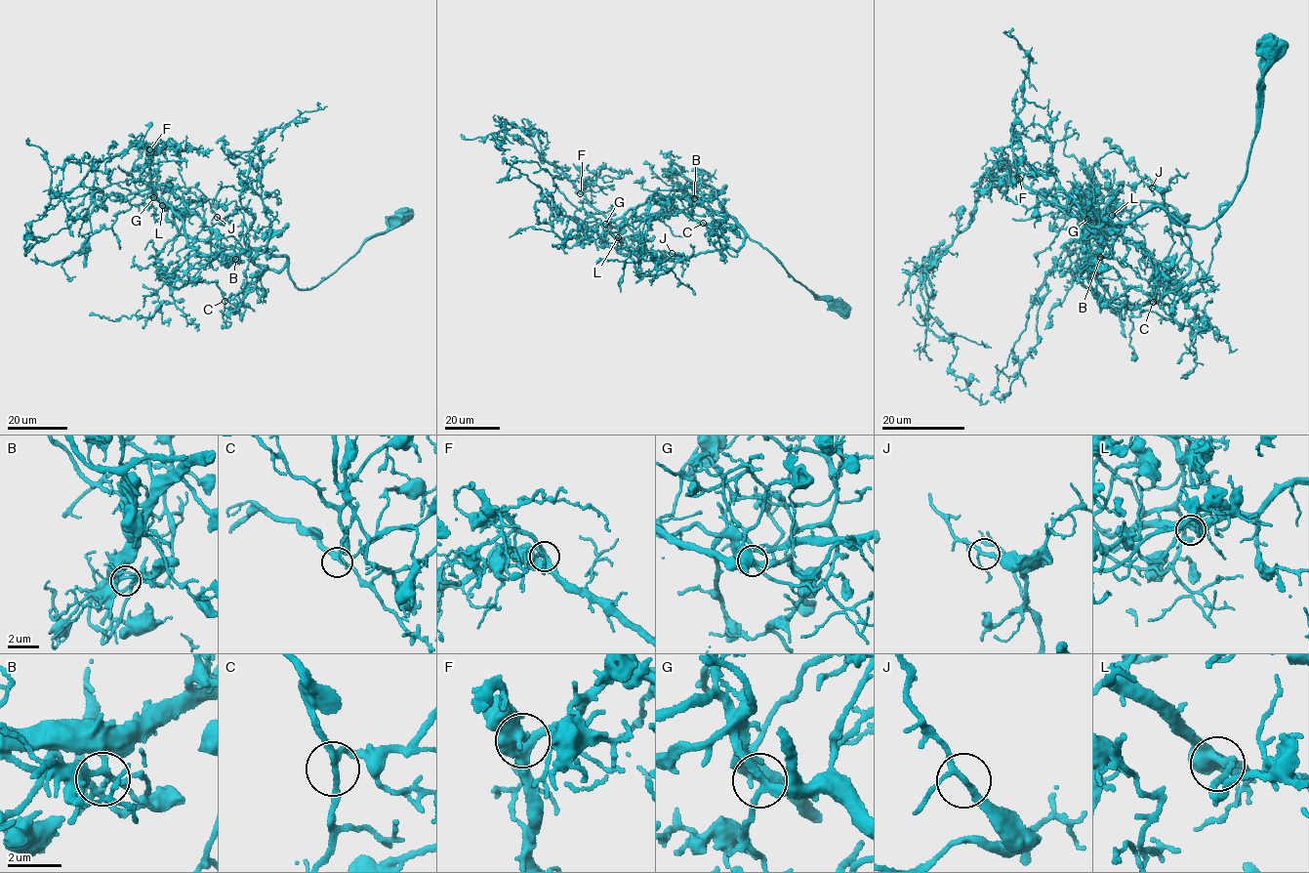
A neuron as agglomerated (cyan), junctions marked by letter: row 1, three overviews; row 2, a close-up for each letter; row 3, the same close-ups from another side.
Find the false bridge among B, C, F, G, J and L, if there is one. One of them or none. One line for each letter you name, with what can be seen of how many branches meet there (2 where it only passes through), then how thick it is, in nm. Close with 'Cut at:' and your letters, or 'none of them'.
Cut at: none of them

